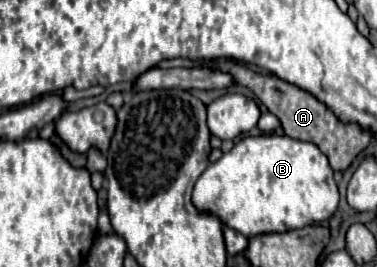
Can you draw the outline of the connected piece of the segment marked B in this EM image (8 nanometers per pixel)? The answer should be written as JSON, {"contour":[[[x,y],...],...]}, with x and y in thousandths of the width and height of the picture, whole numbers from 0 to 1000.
{"contour":[[[732,502],[647,509],[578,607],[552,614],[509,712],[509,764],[525,794],[573,809],[653,891],[870,824],[891,794],[897,749],[886,644],[844,547]]]}

